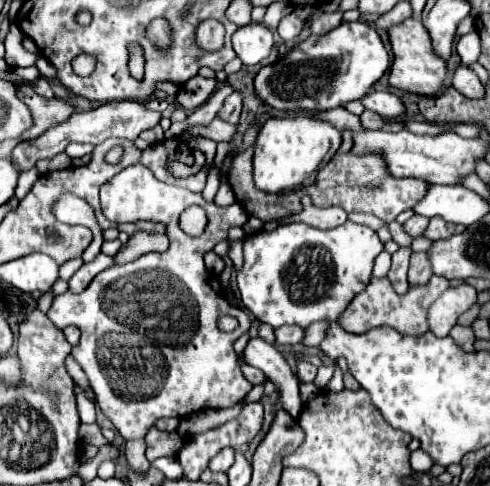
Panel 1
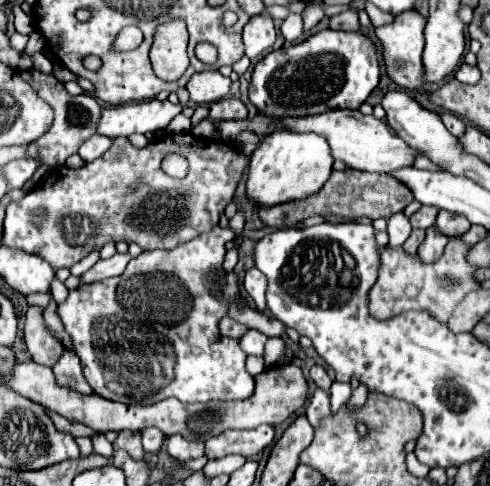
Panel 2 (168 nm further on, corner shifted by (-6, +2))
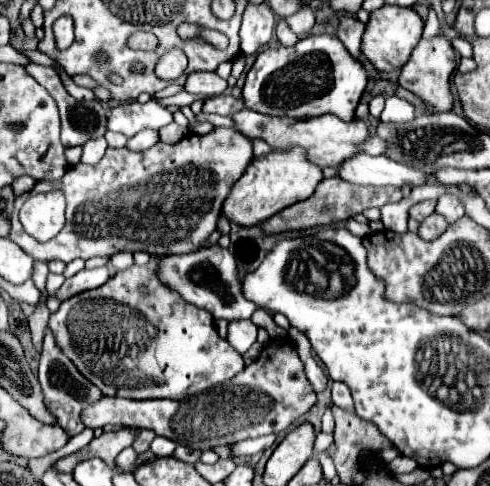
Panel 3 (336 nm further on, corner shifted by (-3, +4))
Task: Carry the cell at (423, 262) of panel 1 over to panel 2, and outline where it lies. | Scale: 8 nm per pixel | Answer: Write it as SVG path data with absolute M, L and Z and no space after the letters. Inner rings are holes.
M428 228L426 230L426 240L418 248L418 258L424 264L432 264L432 262L436 262L442 256L446 244L448 244L448 238L446 236L442 236L442 234L434 232L432 228Z

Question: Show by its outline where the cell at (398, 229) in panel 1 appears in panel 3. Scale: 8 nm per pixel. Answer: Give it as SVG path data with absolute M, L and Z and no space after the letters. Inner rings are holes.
M447 192L447 194L443 194L439 198L439 204L437 204L435 212L443 214L447 218L447 222L453 224L455 220L459 220L465 214L465 208L463 208L463 202L457 196L453 196L453 194Z

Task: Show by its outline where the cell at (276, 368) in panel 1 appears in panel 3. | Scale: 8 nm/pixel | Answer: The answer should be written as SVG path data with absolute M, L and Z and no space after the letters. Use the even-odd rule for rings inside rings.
M231 320L227 328L227 340L243 356L257 340L257 326L251 320Z

